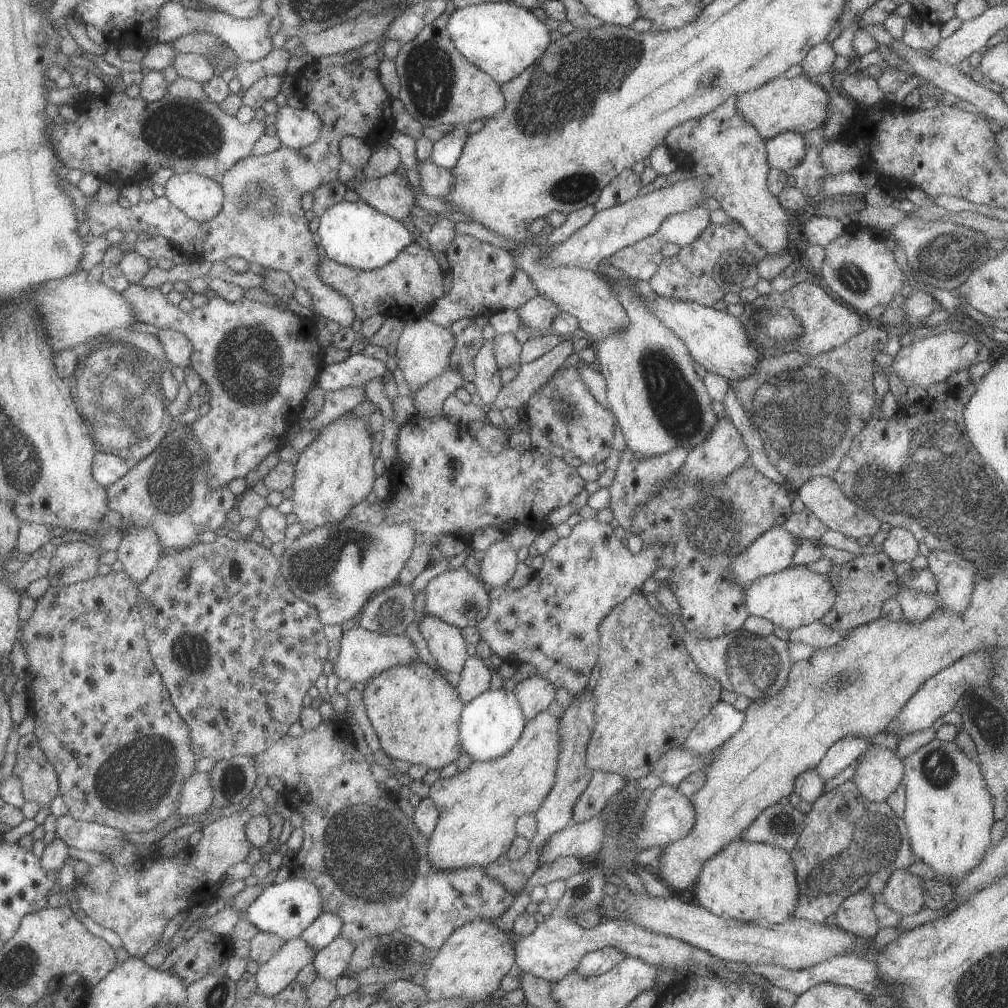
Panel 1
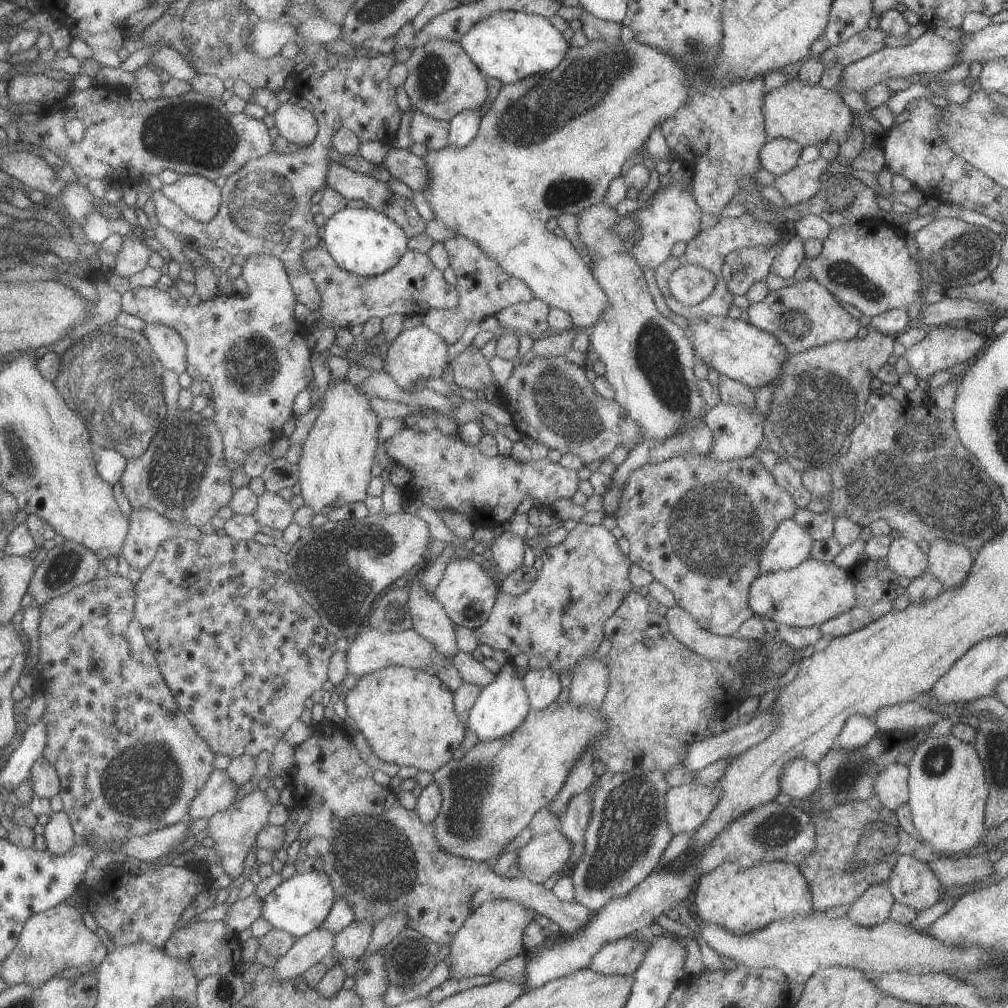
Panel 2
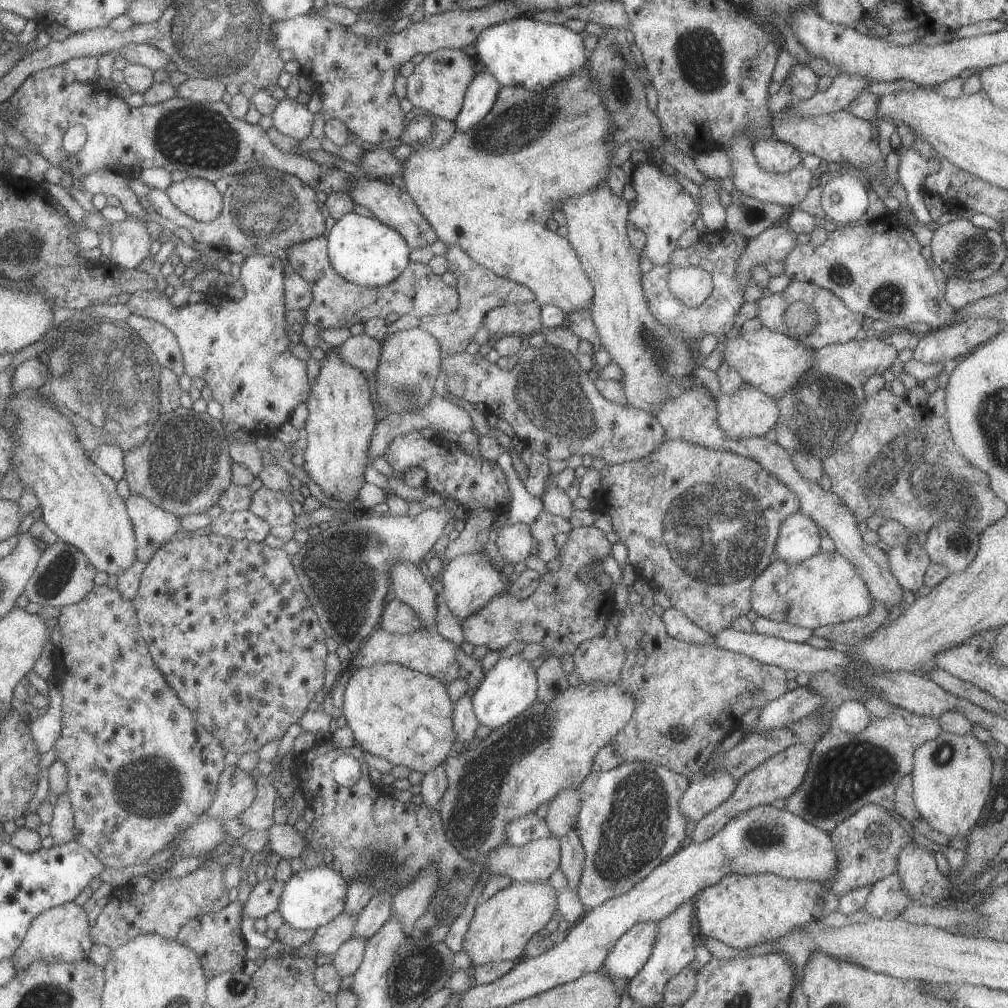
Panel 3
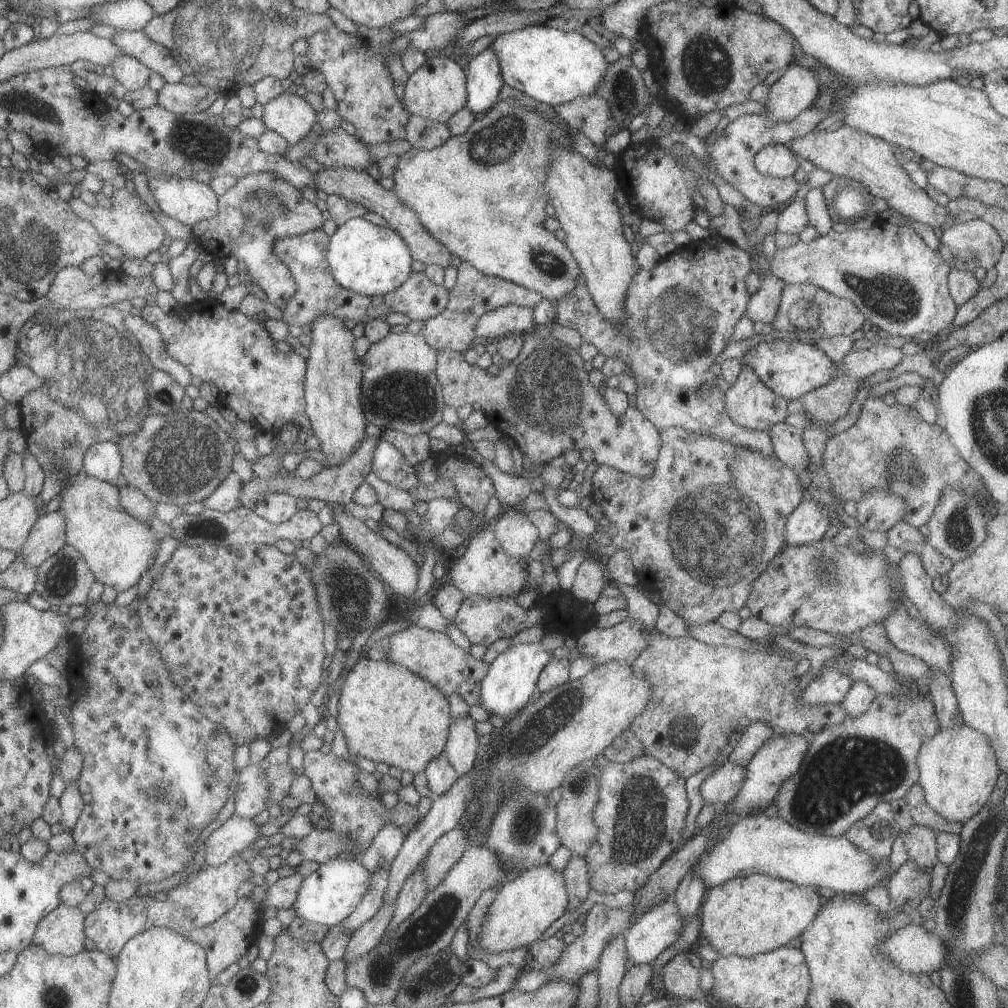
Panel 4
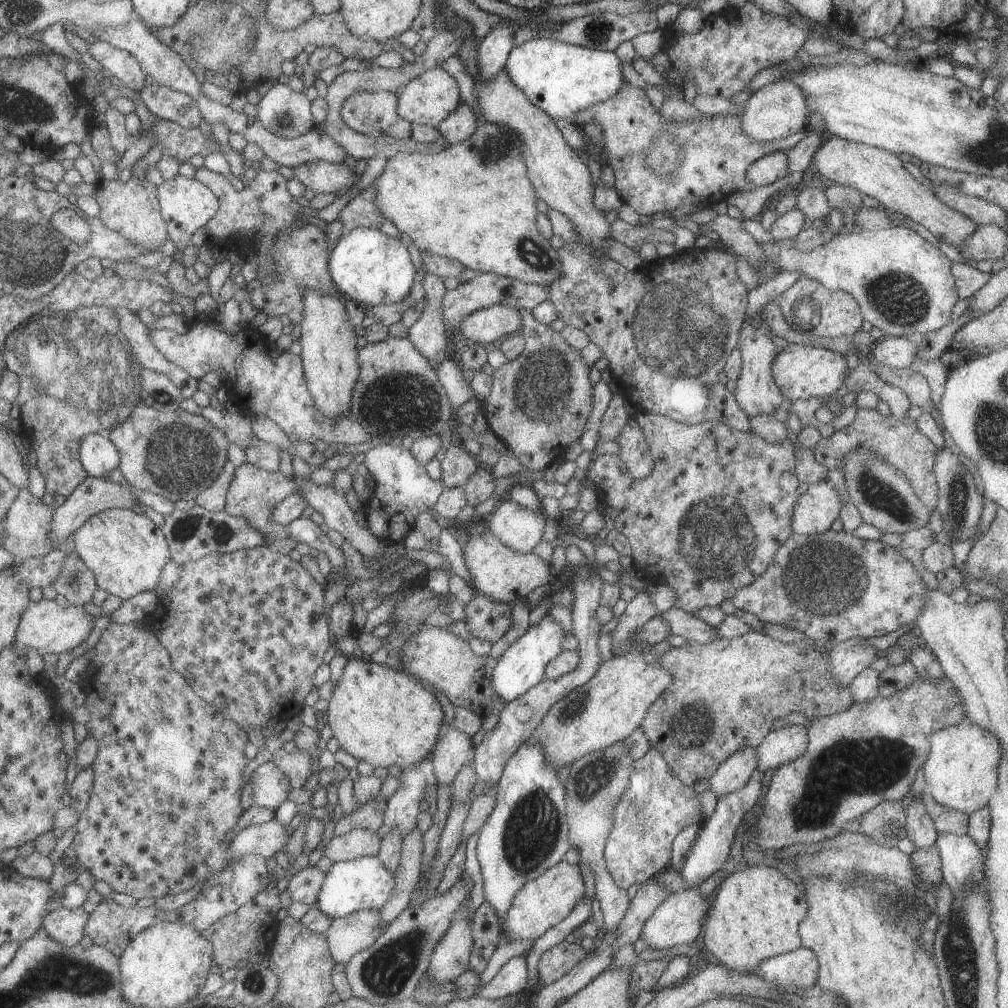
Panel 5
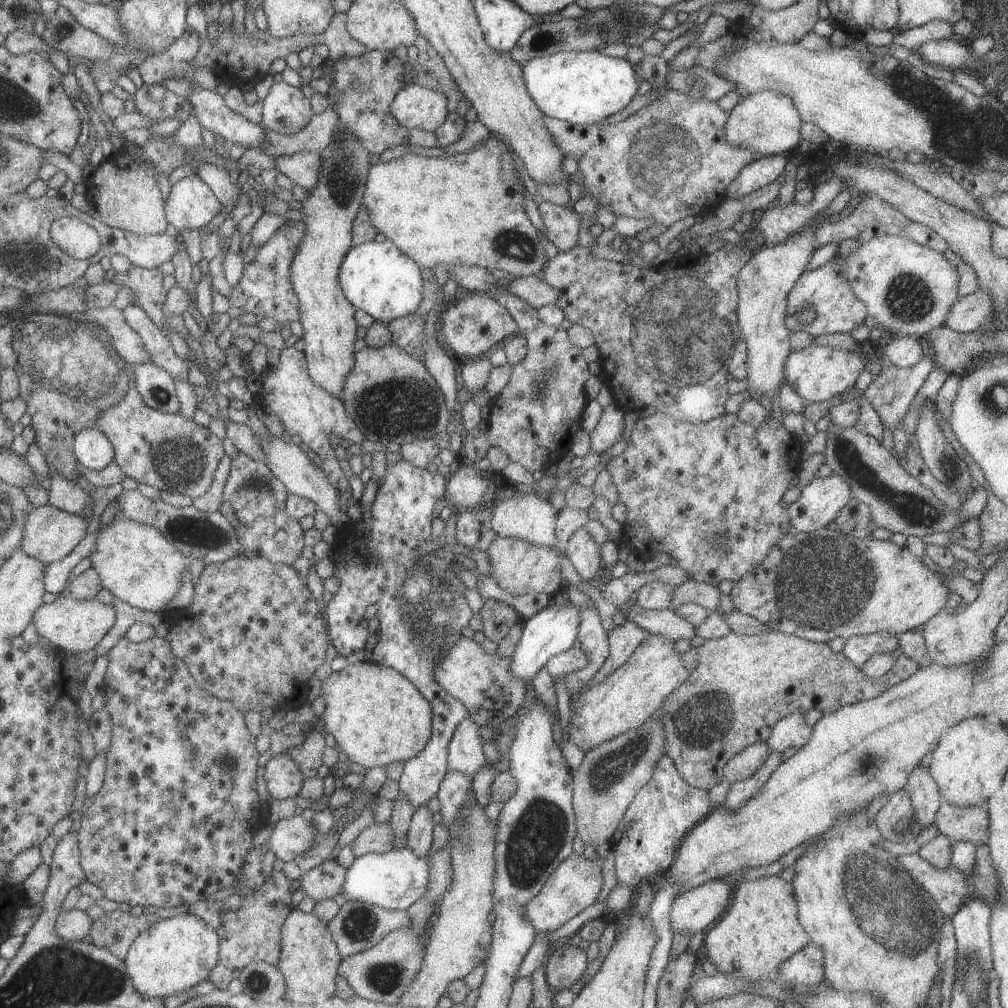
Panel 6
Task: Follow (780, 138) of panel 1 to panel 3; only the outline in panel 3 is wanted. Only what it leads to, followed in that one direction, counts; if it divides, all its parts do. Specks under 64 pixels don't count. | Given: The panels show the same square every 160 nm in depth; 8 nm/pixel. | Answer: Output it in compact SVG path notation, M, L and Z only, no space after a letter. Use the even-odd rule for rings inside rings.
M775 137L760 139L753 146L753 155L764 170L776 173L790 172L800 164L803 156L799 148Z

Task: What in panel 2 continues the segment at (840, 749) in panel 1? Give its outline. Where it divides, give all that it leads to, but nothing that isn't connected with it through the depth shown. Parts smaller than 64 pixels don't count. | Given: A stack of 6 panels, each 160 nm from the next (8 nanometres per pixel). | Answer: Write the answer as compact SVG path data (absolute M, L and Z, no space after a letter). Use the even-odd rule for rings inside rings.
M853 714L848 716L843 729L837 736L835 748L851 751L867 745L879 731L876 721L866 715Z

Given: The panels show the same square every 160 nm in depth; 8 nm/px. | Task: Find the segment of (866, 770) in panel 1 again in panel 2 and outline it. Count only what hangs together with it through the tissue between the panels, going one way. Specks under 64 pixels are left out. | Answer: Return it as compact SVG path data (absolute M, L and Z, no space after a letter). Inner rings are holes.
M900 763L888 765L876 779L875 791L886 810L895 812L909 801L909 766Z

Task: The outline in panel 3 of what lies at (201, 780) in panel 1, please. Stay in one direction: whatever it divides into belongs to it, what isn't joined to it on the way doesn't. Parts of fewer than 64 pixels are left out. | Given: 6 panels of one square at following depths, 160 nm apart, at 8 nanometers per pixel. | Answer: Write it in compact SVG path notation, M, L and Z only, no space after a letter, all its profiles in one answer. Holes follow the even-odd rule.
M228 765L220 775L215 799L206 813L212 819L237 820L253 803L256 793L257 784L251 773Z

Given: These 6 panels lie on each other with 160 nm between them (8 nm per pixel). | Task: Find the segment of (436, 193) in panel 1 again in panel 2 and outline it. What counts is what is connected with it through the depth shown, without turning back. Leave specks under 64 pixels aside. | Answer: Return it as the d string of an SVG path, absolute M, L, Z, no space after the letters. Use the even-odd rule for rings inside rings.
M391 148L382 162L391 176L398 178L416 192L424 192L428 186L427 166L422 157L408 149Z

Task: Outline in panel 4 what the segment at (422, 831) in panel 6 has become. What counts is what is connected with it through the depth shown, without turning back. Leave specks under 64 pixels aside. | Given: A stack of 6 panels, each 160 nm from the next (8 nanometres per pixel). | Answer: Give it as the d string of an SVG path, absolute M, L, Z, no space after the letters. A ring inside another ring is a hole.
M396 900L394 903L384 903L380 910L362 926L359 926L350 937L345 952L346 962L354 962L363 954L370 952L381 943L383 936L392 922Z

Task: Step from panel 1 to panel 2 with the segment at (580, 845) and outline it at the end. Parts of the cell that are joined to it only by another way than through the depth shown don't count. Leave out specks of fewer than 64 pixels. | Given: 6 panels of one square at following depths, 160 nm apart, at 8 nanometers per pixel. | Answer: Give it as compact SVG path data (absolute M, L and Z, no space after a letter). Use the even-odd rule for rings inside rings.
M556 828L546 834L532 836L529 842L517 852L518 866L525 879L543 884L555 872L567 869L566 864L569 862L571 852L570 841Z

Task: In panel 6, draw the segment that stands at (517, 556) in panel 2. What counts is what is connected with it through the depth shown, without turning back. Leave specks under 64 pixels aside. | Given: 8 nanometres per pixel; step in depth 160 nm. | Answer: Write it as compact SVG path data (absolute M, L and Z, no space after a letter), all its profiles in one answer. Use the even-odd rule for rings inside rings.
M516 491L515 494L507 499L495 501L491 506L493 511L491 525L498 536L524 539L536 545L558 546L555 526L559 511L550 503L550 500L541 498L537 494L520 491Z

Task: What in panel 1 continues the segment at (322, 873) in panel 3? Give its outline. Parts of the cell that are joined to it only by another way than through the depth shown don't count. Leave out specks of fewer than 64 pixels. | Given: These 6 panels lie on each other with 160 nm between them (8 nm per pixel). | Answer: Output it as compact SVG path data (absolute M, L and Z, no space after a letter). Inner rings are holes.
M296 876L280 884L268 885L262 894L250 904L245 918L261 931L281 936L285 942L300 937L302 932L323 913L323 900L319 888L309 880Z

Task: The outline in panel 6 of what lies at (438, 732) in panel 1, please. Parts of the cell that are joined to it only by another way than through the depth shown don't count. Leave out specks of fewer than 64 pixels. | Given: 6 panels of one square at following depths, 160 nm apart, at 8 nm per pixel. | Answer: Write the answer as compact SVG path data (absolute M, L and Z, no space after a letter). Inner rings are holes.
M374 660L350 663L342 670L332 671L328 678L322 680L321 687L321 697L325 702L322 717L326 730L334 736L336 746L344 750L350 763L361 764L367 770L375 766L385 768L396 761L405 763L413 759L430 740L433 723L431 704L416 686L395 668L380 666Z

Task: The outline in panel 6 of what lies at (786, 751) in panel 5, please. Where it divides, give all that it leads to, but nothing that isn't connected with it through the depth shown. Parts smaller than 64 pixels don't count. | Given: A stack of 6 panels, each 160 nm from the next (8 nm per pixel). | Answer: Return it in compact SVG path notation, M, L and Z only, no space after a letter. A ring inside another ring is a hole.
M797 712L781 718L767 740L771 752L783 753L789 748L802 748L811 739L813 727L807 723L805 713Z

